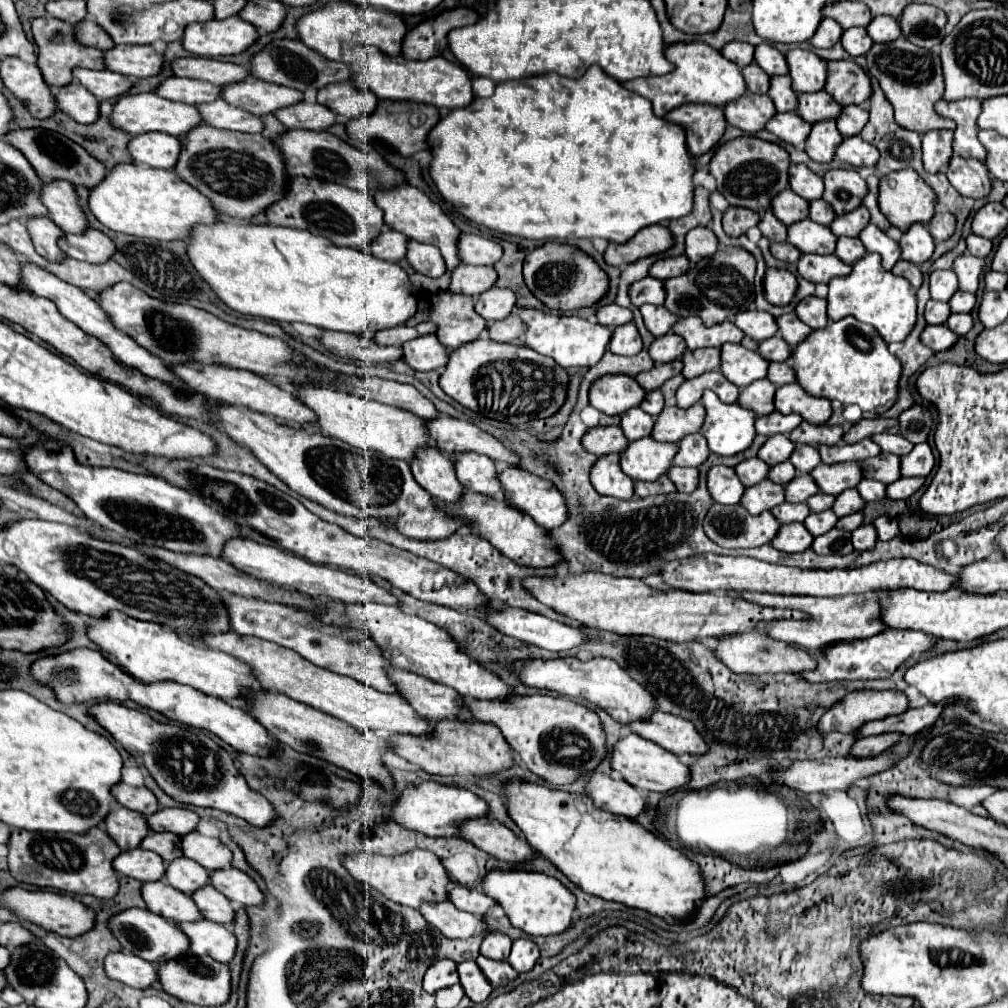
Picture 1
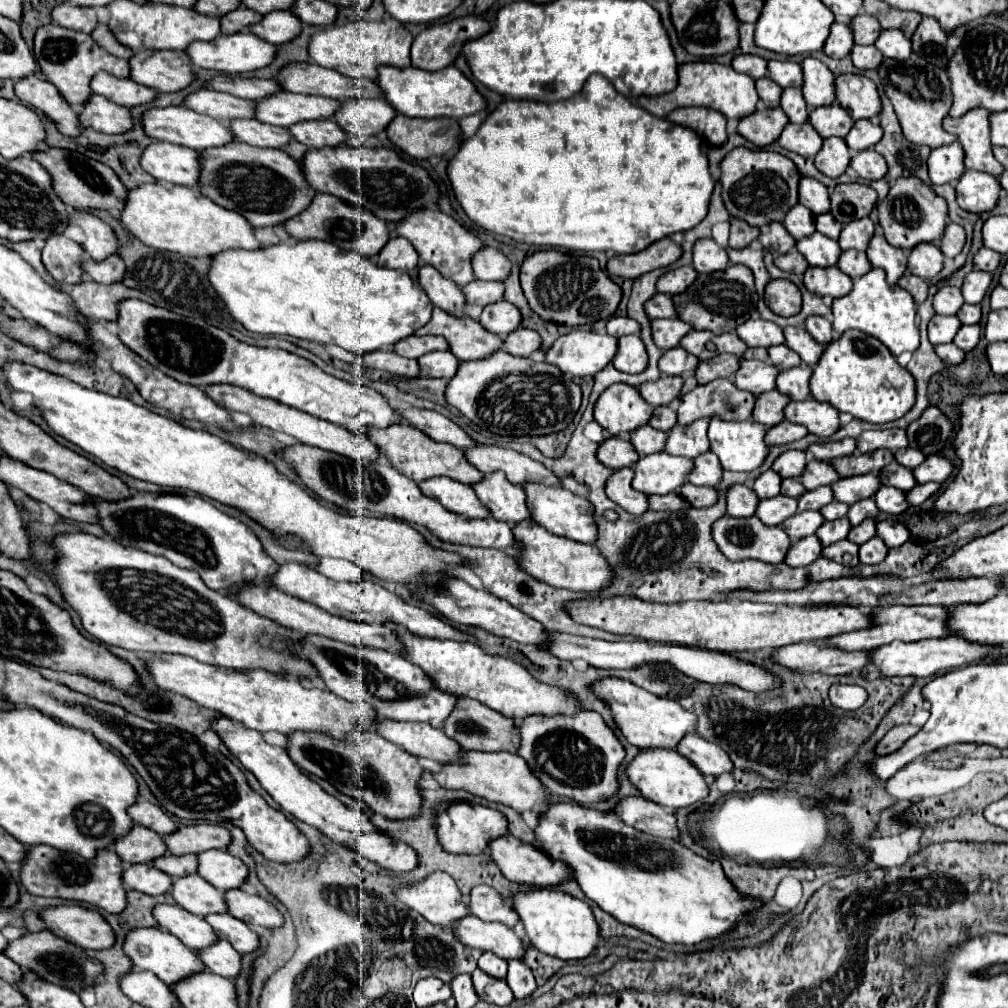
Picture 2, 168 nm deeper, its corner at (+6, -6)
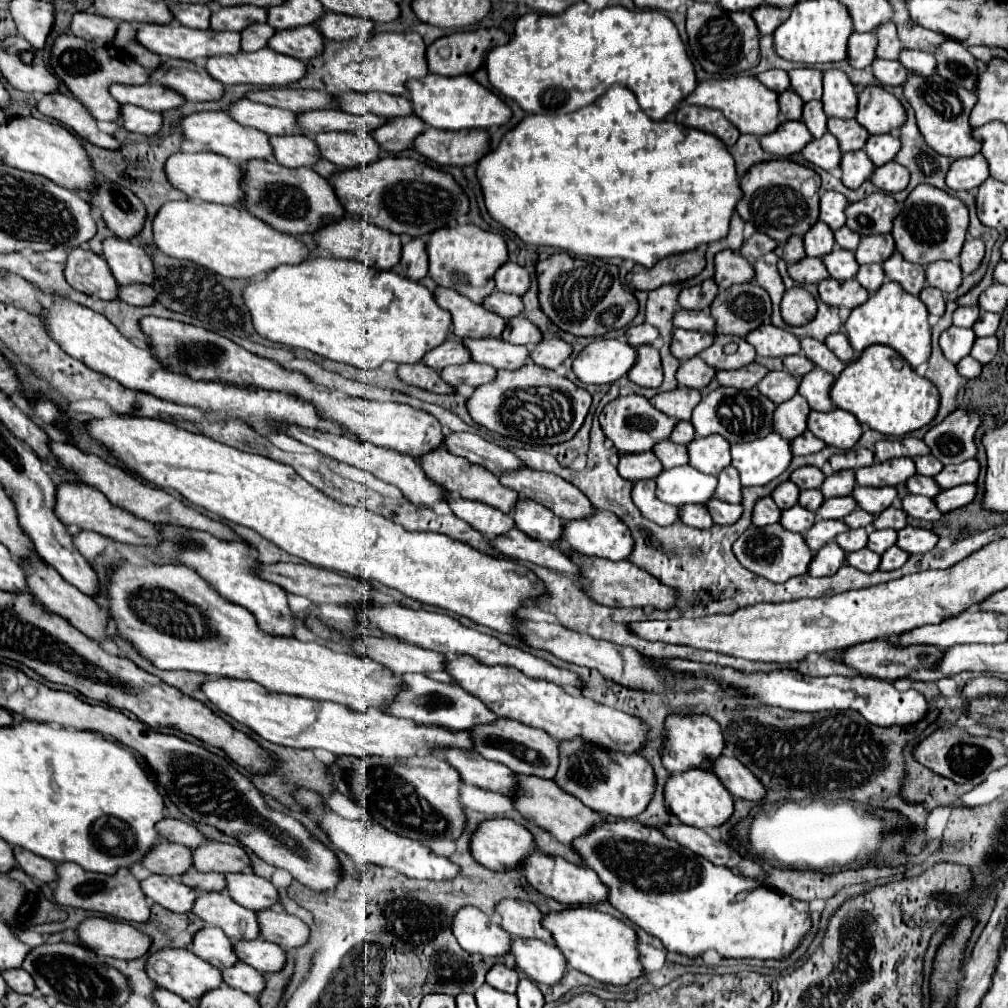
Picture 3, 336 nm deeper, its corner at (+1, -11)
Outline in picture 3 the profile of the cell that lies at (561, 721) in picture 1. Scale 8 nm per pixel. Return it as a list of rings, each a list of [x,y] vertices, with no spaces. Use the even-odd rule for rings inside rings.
[[[581,739],[561,741],[559,749],[561,749],[561,765],[555,783],[567,793],[581,799],[583,805],[587,805],[593,811],[621,819],[637,817],[647,809],[649,801],[653,799],[657,779],[653,767],[641,755],[609,753],[597,745],[583,743]]]

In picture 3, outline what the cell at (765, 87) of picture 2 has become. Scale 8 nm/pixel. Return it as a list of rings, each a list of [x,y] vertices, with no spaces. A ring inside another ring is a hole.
[[[785,91],[779,95],[779,105],[781,105],[781,119],[783,121],[801,121],[801,109],[803,109],[803,101],[801,97],[797,97],[795,91]]]

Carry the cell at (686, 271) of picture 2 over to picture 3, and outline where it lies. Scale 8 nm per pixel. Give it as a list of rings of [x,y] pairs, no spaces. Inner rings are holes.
[[[707,279],[703,281],[701,285],[695,285],[695,287],[689,287],[689,289],[683,289],[681,295],[679,295],[679,305],[683,309],[707,309],[711,303],[713,303],[713,297],[717,295],[717,283],[713,279]]]

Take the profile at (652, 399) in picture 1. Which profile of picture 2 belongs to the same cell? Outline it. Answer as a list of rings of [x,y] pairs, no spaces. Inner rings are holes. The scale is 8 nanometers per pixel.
[[[660,406],[660,408],[654,410],[652,420],[648,424],[654,426],[654,428],[658,428],[658,430],[668,432],[676,424],[676,412],[670,406]]]

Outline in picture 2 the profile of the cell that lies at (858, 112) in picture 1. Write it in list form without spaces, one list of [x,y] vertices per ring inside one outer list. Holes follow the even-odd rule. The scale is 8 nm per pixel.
[[[856,120],[852,132],[844,138],[850,150],[866,150],[872,148],[882,138],[882,128],[874,120]]]

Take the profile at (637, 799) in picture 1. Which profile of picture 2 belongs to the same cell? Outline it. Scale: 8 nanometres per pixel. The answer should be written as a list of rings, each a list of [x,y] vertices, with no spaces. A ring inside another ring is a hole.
[[[642,796],[620,798],[616,802],[614,814],[620,820],[624,820],[624,824],[628,824],[640,832],[646,832],[650,836],[678,838],[674,814]]]

